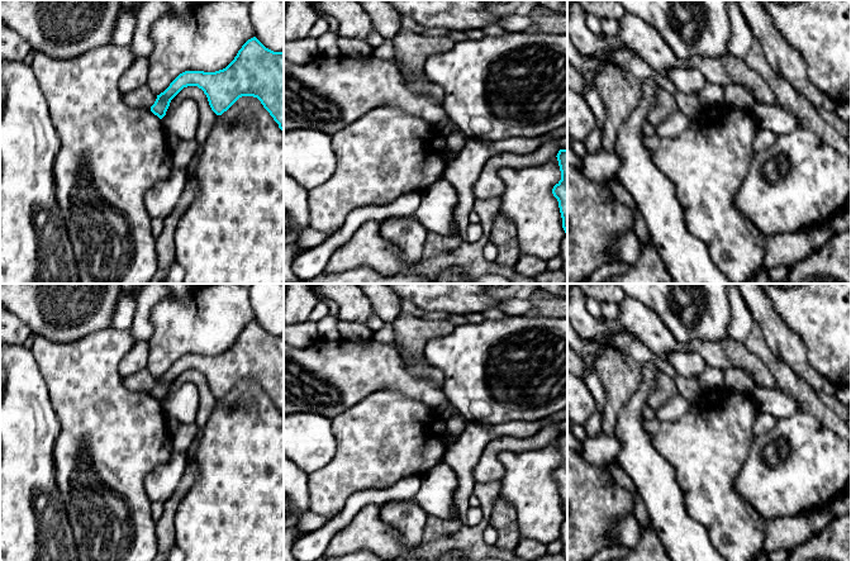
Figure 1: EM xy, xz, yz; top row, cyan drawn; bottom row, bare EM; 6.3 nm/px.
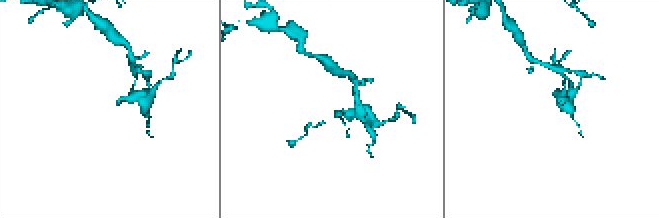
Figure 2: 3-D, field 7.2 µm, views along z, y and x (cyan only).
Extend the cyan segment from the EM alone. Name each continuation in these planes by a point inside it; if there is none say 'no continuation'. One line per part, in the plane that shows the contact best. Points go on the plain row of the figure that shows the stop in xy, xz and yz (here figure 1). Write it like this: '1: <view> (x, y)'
no continuation

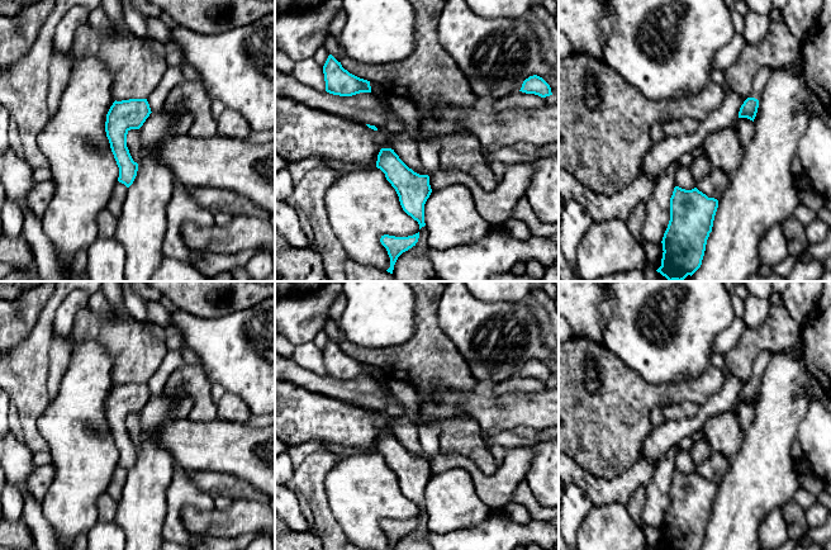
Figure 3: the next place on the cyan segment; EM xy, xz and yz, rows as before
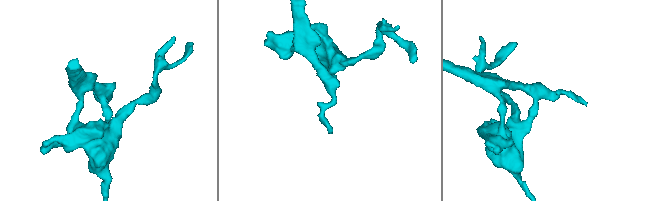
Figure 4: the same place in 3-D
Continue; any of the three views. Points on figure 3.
1: yz (761, 361)

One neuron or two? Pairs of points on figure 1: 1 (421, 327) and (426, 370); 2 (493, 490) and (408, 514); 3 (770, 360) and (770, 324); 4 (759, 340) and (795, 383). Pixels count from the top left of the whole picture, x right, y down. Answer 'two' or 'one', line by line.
1: one
2: two
3: two
4: one

